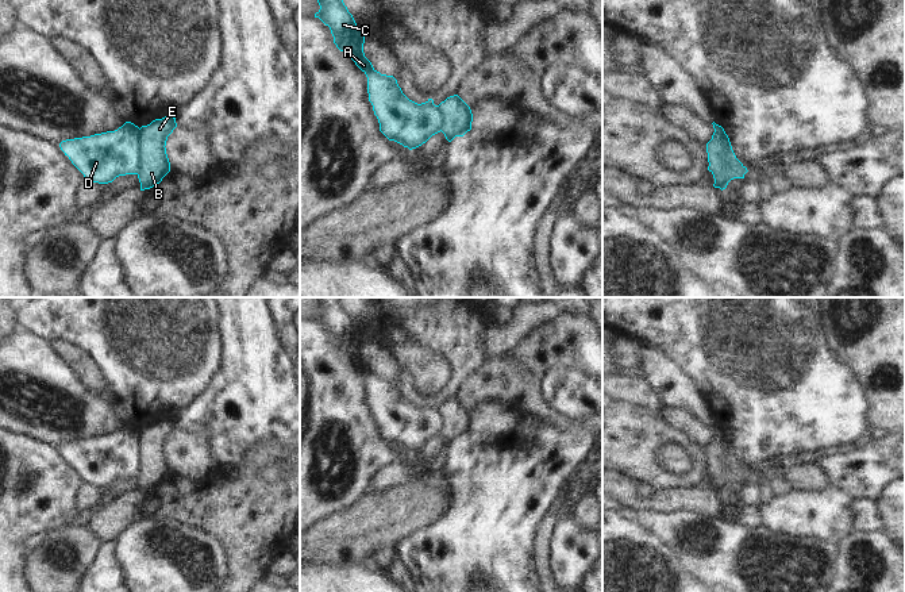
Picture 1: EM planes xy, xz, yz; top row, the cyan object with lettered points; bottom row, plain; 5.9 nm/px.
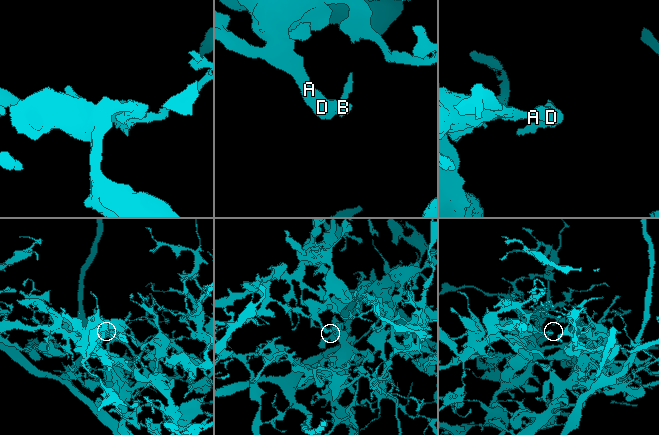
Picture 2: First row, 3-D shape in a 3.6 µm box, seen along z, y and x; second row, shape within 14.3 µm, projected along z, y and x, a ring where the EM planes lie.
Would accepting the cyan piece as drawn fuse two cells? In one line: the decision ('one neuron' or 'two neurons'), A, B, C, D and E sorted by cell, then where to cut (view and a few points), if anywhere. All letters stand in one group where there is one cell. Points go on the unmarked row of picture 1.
two neurons; A C D / B E; cut in yz along (727, 438), (721, 444), (721, 465), (728, 471)

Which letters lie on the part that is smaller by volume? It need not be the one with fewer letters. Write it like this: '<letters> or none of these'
B, E

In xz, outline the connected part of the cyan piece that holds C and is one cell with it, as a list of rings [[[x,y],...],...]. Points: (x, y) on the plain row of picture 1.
[[[316,297],[320,312],[315,316],[330,330],[336,350],[350,360],[367,380],[369,404],[380,434],[409,453],[442,434],[446,420],[432,401],[417,407],[409,403],[393,378],[381,377],[365,360],[365,339],[343,305],[343,297]]]

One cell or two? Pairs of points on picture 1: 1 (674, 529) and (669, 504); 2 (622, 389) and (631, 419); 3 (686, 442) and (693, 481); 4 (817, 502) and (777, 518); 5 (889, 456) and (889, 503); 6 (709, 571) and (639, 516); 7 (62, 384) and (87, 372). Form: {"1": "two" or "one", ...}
{"1": "two", "2": "two", "3": "one", "4": "one", "5": "two", "6": "one", "7": "two"}

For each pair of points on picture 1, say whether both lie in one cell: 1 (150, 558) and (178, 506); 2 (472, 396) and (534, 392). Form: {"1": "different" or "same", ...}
{"1": "different", "2": "same"}

